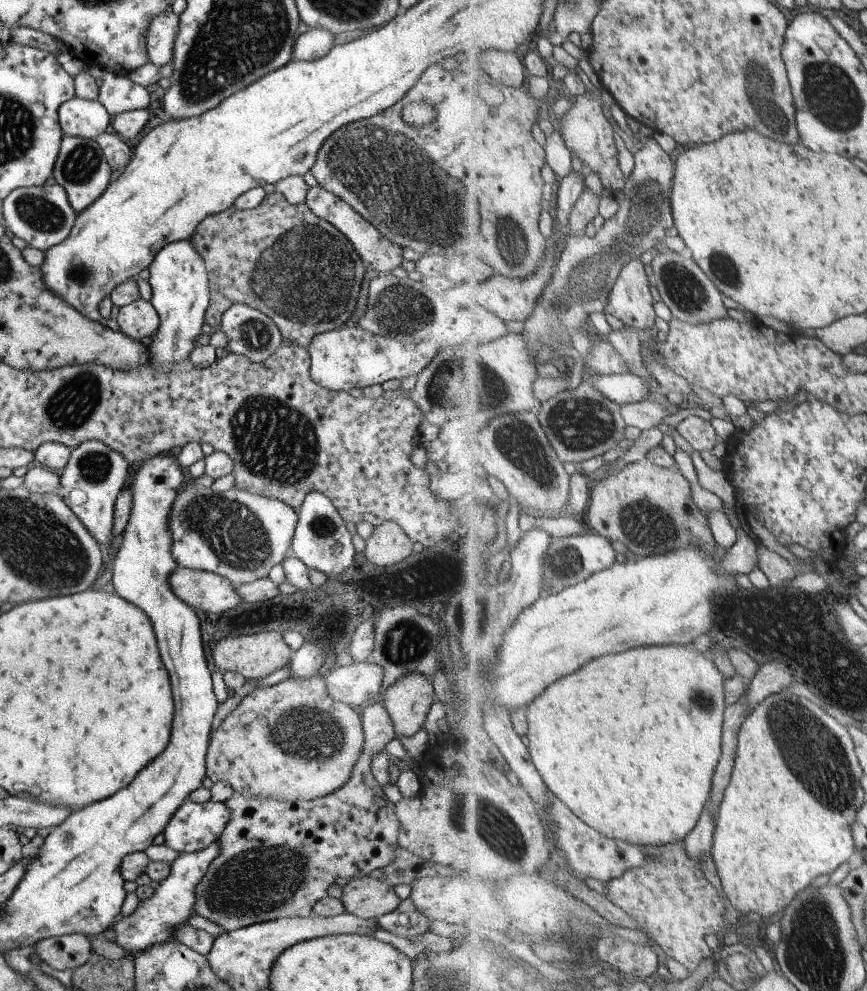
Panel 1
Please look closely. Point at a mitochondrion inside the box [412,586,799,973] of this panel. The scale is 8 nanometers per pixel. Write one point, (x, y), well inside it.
(495, 825)

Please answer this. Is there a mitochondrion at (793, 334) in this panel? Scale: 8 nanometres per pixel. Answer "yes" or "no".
no

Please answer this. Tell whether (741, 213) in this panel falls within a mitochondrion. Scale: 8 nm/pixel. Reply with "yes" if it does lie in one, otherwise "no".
no

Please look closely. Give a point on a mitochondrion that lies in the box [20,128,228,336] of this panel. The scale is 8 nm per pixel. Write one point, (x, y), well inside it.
(81, 165)

